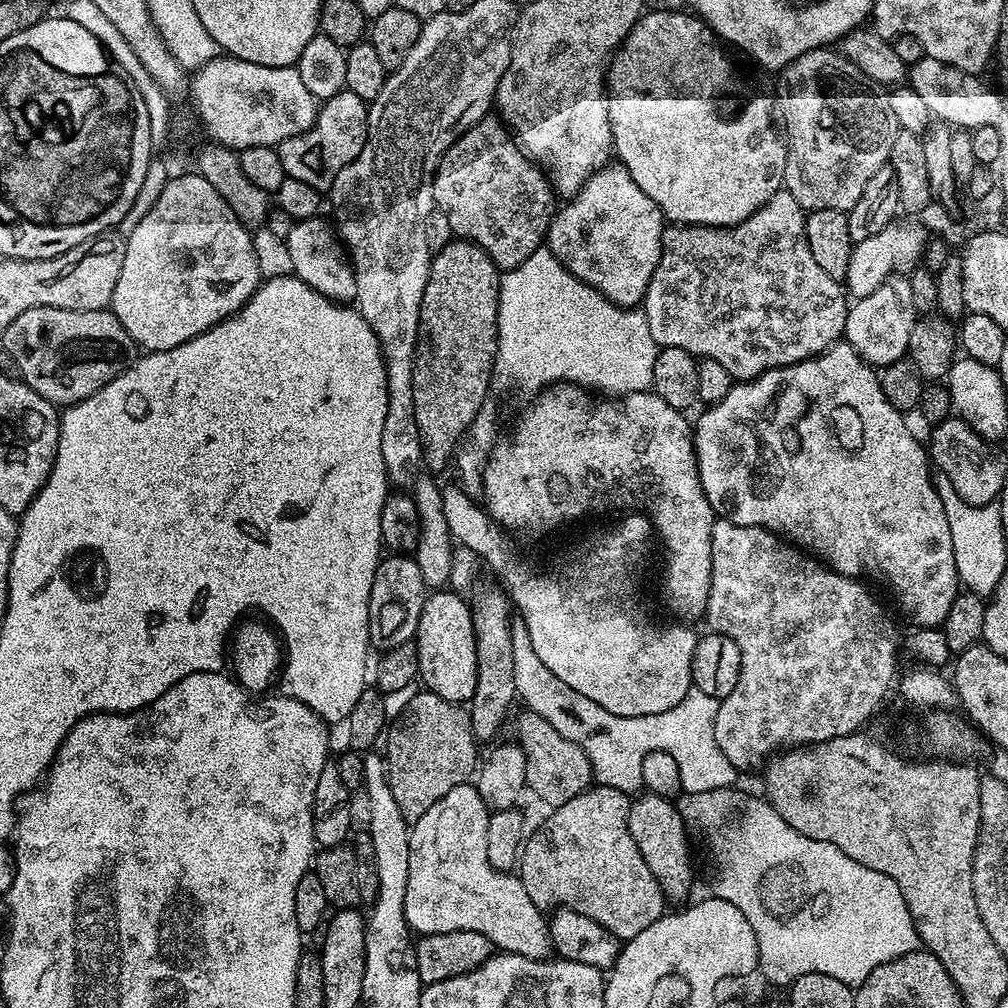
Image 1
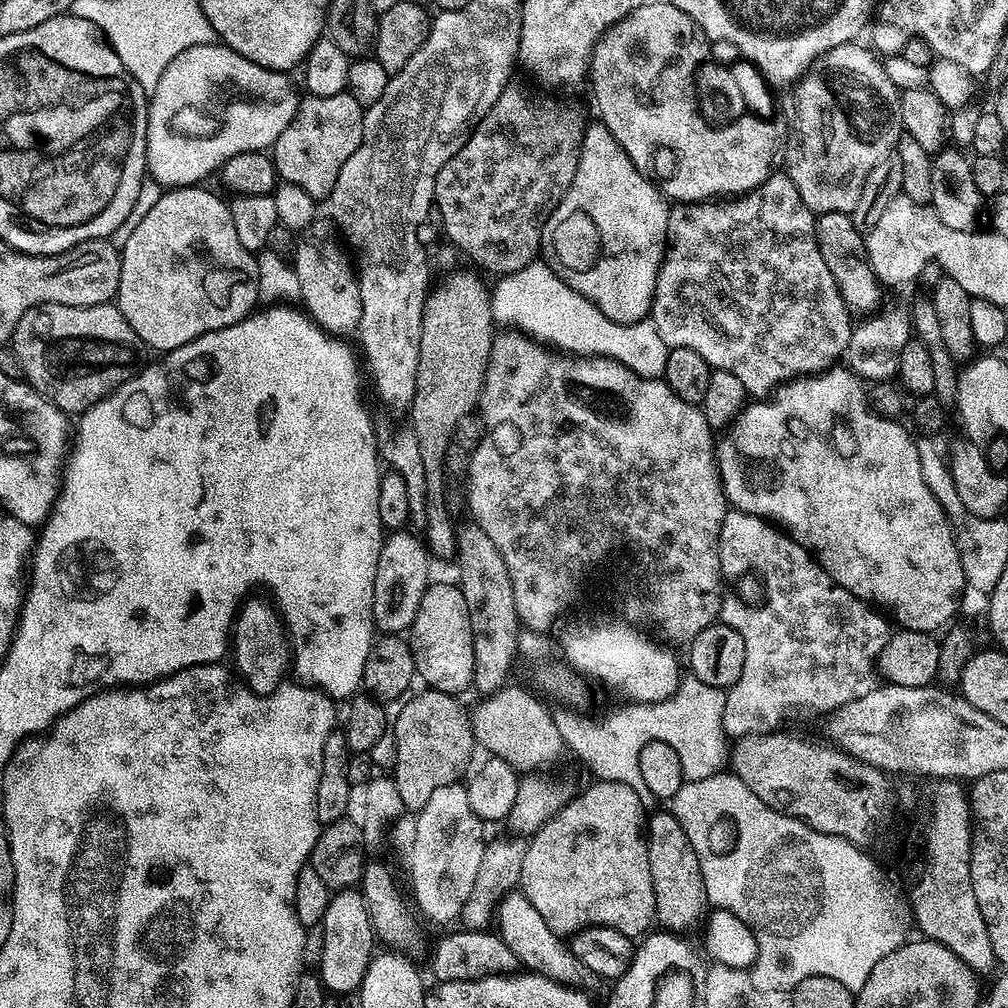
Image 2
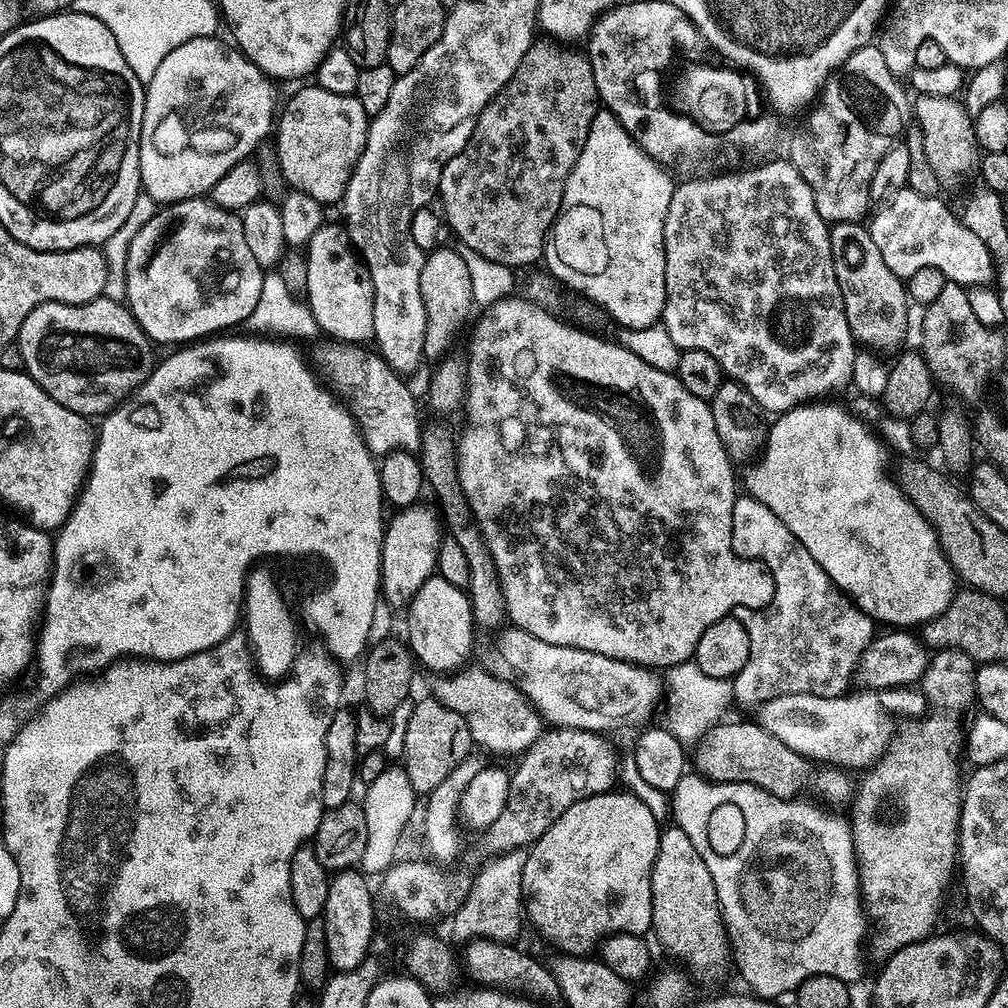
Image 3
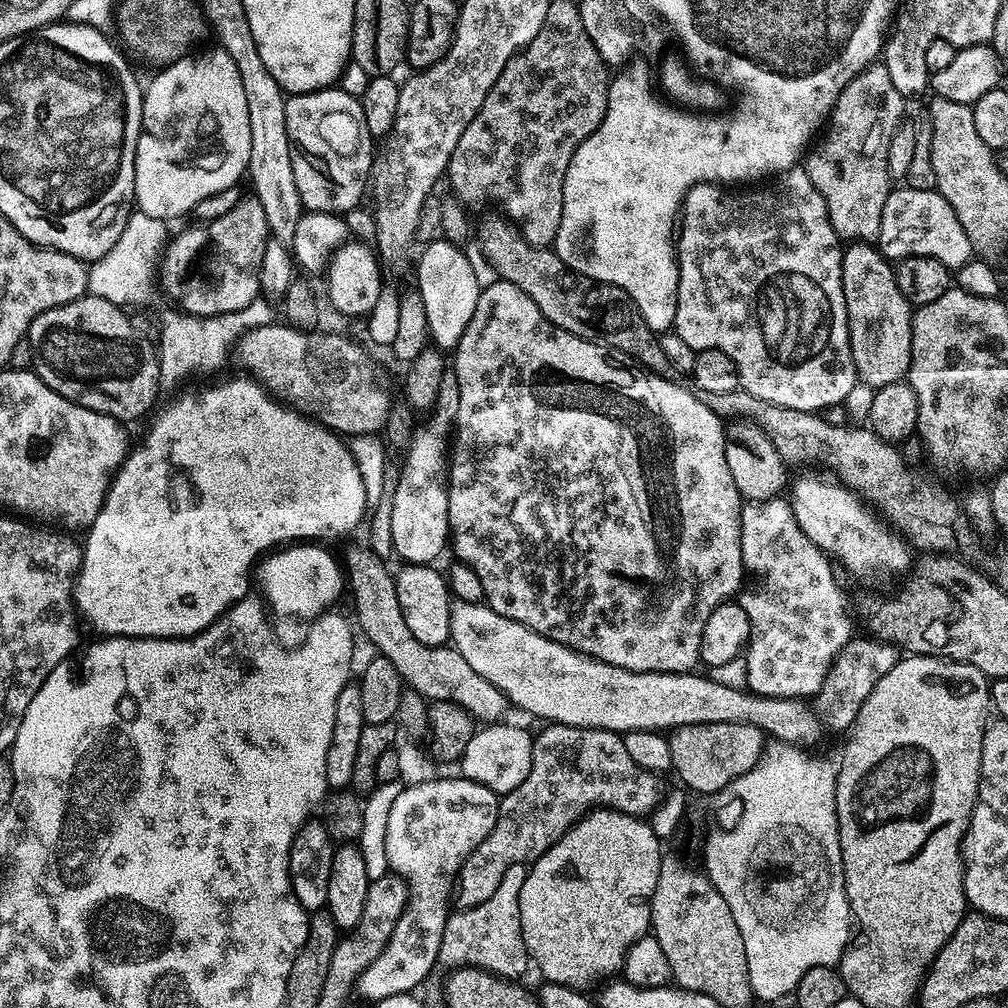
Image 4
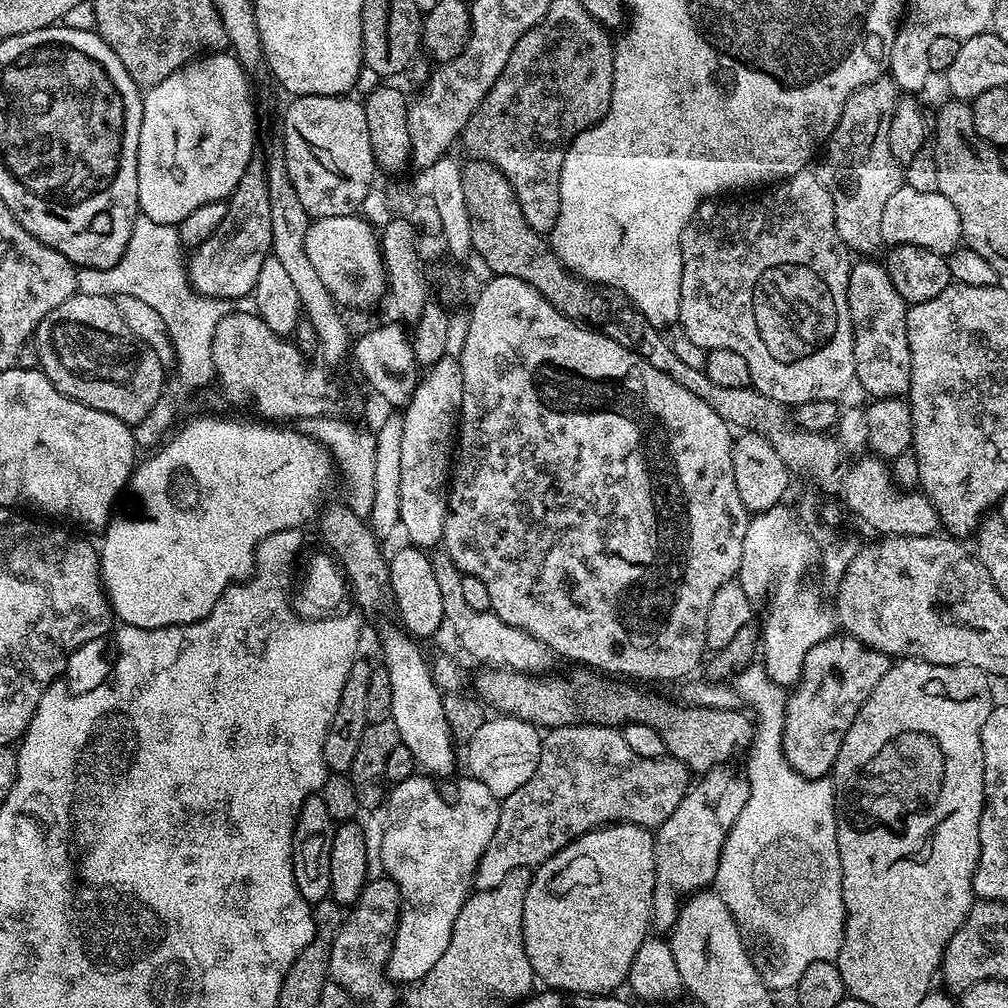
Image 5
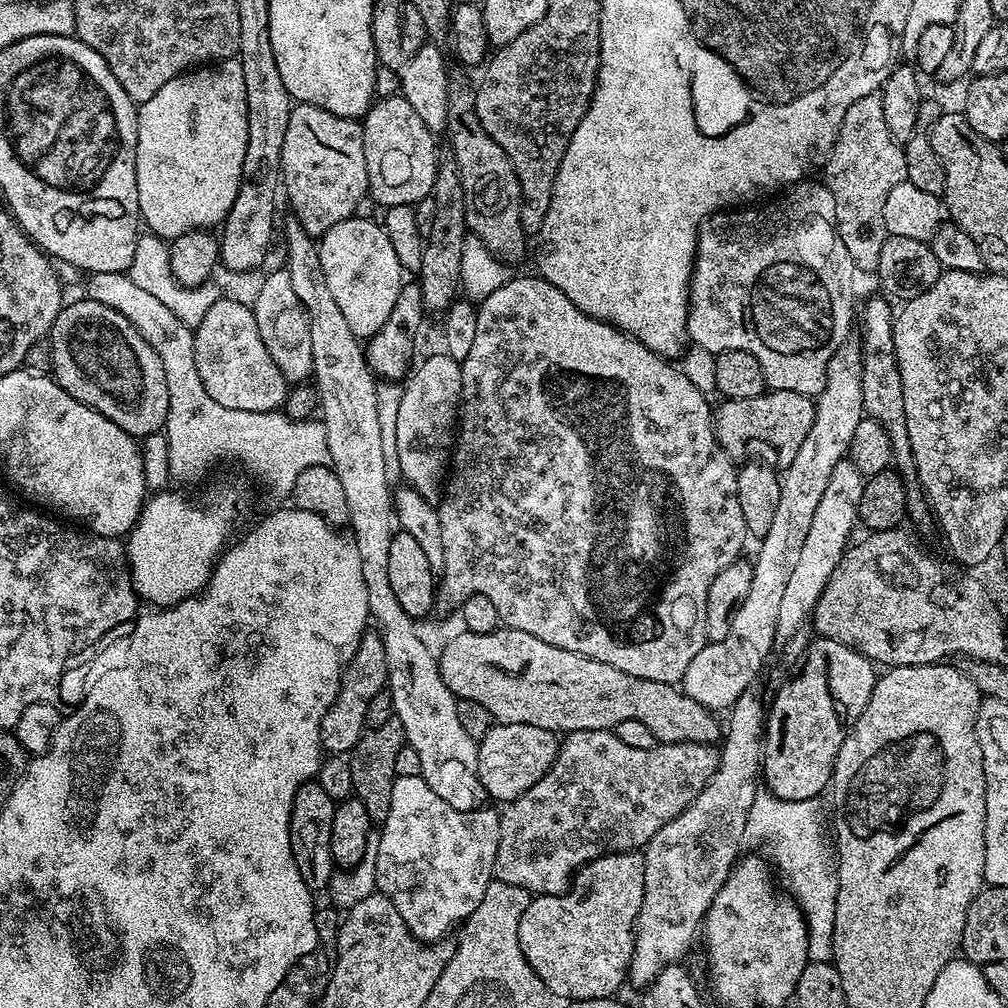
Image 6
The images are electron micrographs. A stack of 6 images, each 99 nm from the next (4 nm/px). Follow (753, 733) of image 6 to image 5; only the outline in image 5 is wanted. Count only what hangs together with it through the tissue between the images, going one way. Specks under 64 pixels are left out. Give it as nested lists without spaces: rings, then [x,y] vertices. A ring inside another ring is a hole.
[[[731,767],[712,768],[689,787],[678,810],[655,829],[656,885],[652,899],[652,922],[658,929],[670,930],[680,913],[680,905],[689,894],[707,889],[718,874],[718,862],[729,822],[736,819],[748,797],[748,781],[731,772]]]

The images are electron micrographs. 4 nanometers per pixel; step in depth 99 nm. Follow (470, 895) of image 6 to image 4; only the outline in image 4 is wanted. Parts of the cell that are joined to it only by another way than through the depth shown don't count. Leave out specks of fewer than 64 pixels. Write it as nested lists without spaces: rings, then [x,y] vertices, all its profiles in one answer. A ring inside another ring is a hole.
[[[437,778],[421,784],[409,784],[403,787],[394,801],[386,827],[386,858],[389,869],[394,870],[395,875],[403,878],[408,885],[408,905],[402,910],[397,925],[390,934],[390,942],[386,942],[382,954],[378,954],[378,958],[374,958],[374,962],[370,962],[366,970],[362,970],[354,983],[355,991],[360,991],[364,1000],[377,1002],[390,998],[391,995],[415,993],[415,988],[431,974],[432,967],[437,967],[442,930],[446,930],[450,915],[448,894],[451,886],[453,889],[454,877],[464,864],[464,857],[475,850],[478,842],[482,842],[486,834],[490,834],[490,830],[494,830],[494,822],[500,817],[501,797],[497,793],[473,780],[455,779]],[[420,836],[424,840],[432,840],[432,852],[420,852]]]

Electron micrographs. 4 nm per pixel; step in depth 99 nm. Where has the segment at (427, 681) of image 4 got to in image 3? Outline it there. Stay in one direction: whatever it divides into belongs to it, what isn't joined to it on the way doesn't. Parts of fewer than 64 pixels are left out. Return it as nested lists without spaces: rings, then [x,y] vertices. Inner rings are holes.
[[[465,666],[455,674],[440,674],[431,681],[431,695],[438,702],[450,706],[468,720],[473,745],[489,748],[492,752],[528,751],[546,725],[526,697],[504,680],[499,680],[483,666]]]

